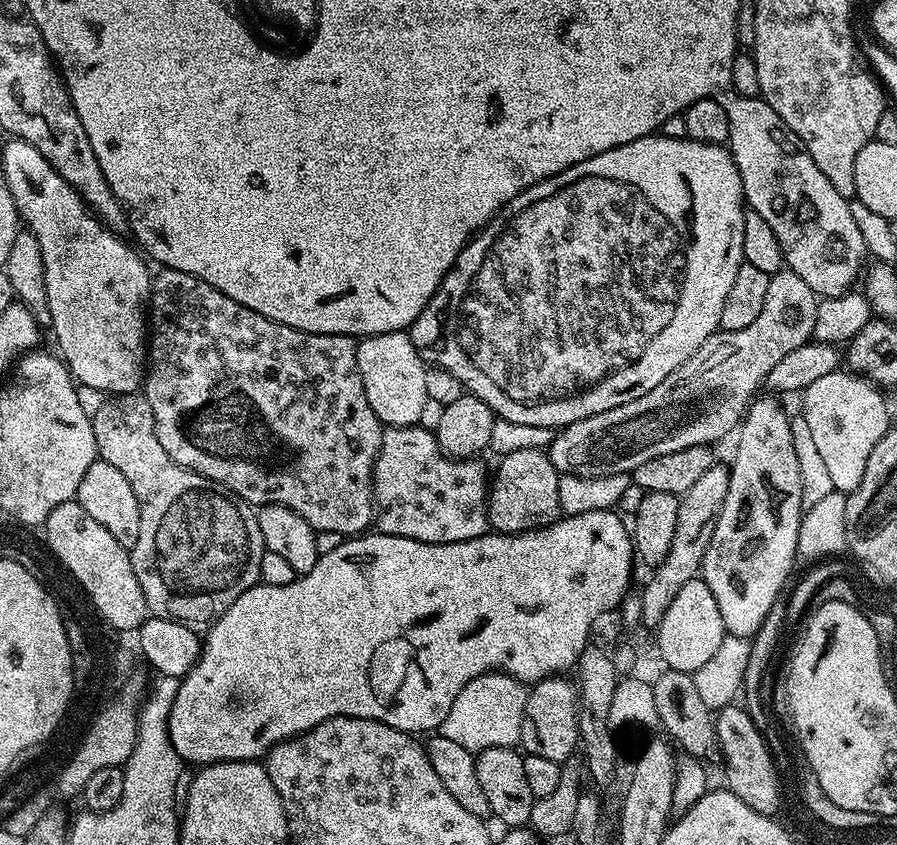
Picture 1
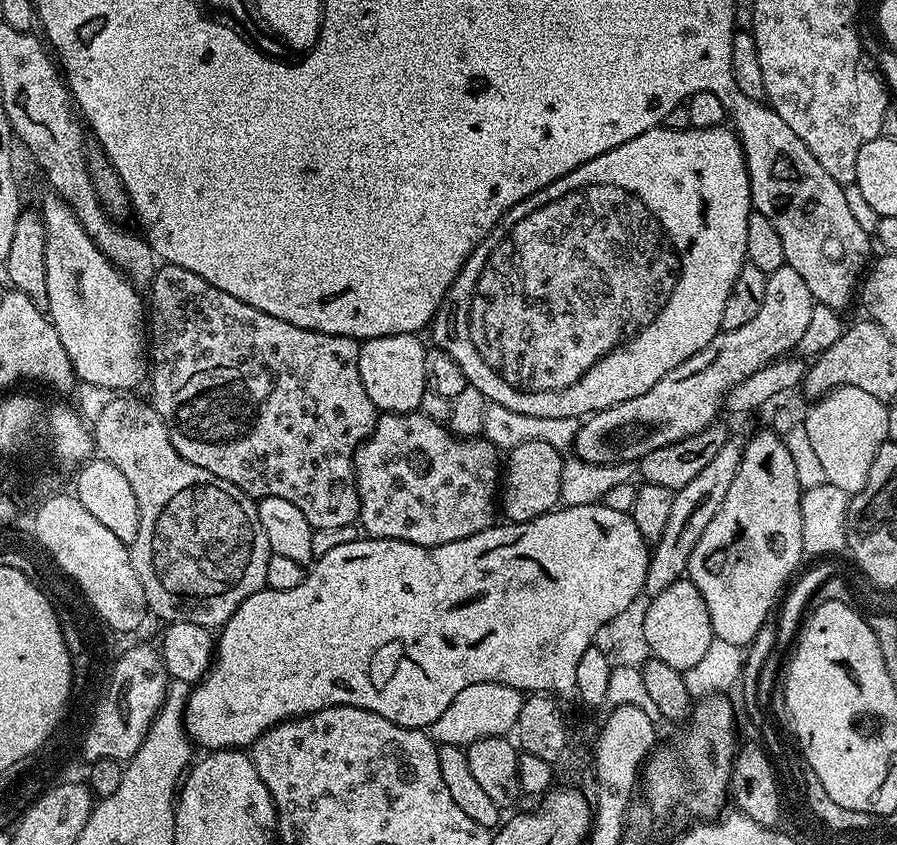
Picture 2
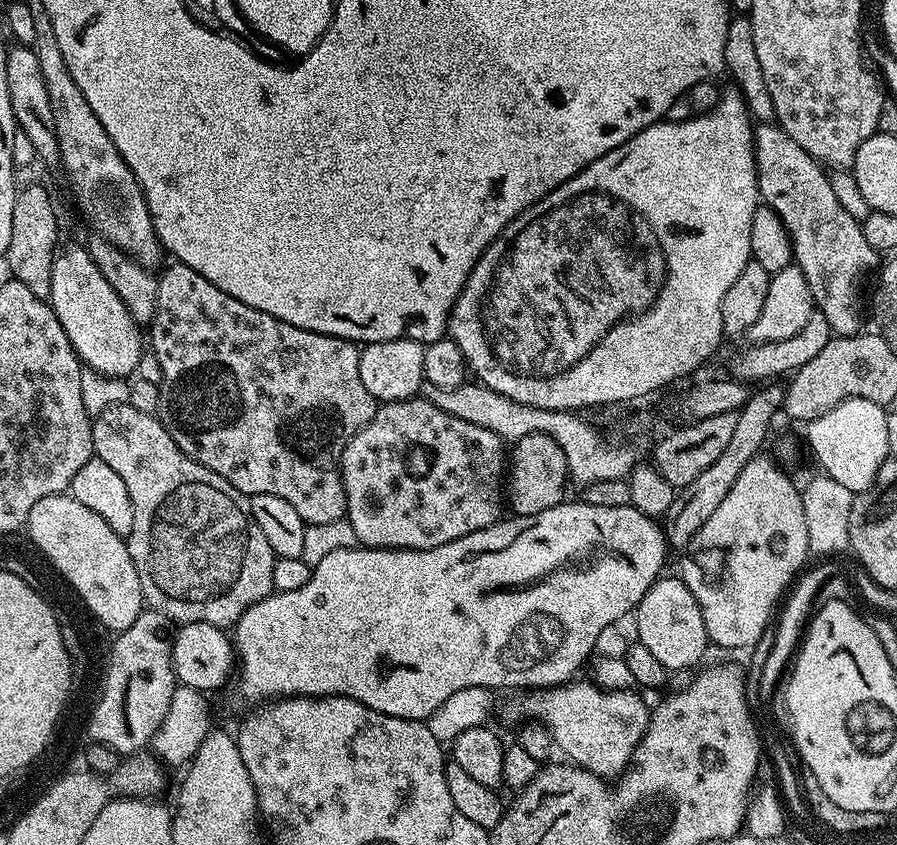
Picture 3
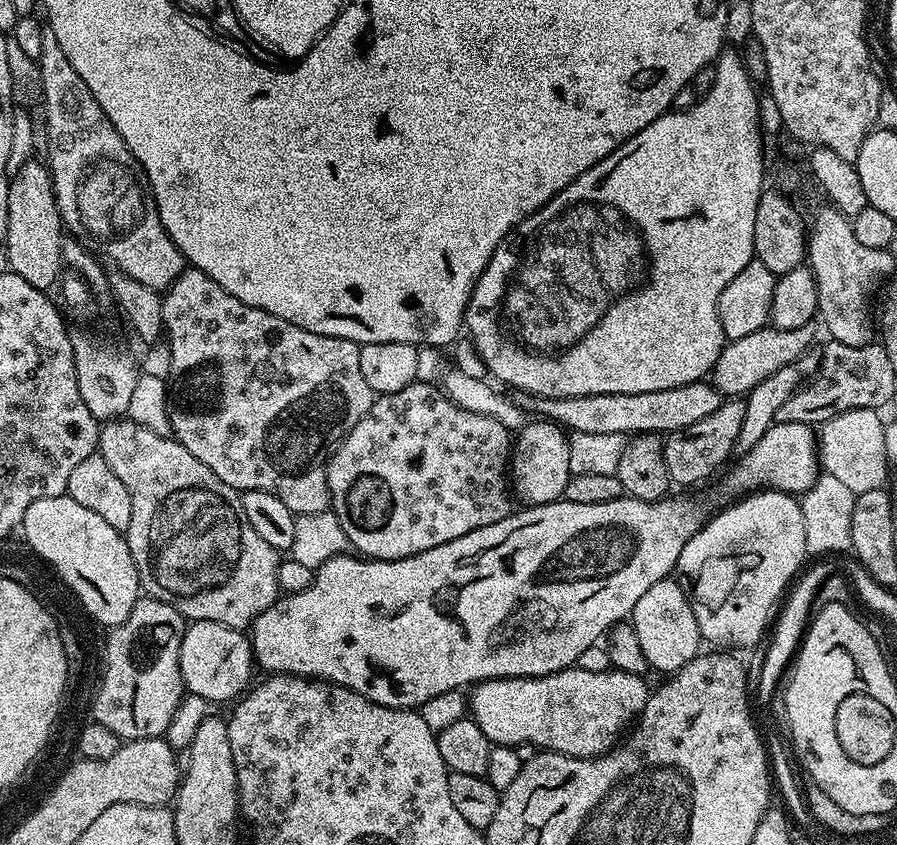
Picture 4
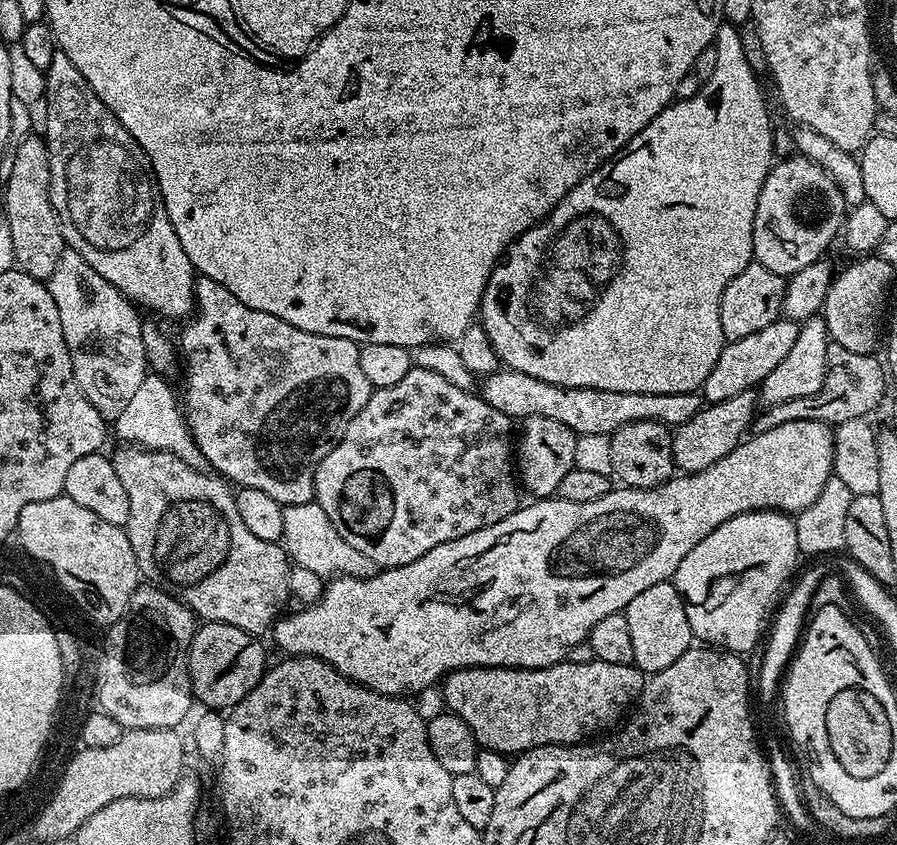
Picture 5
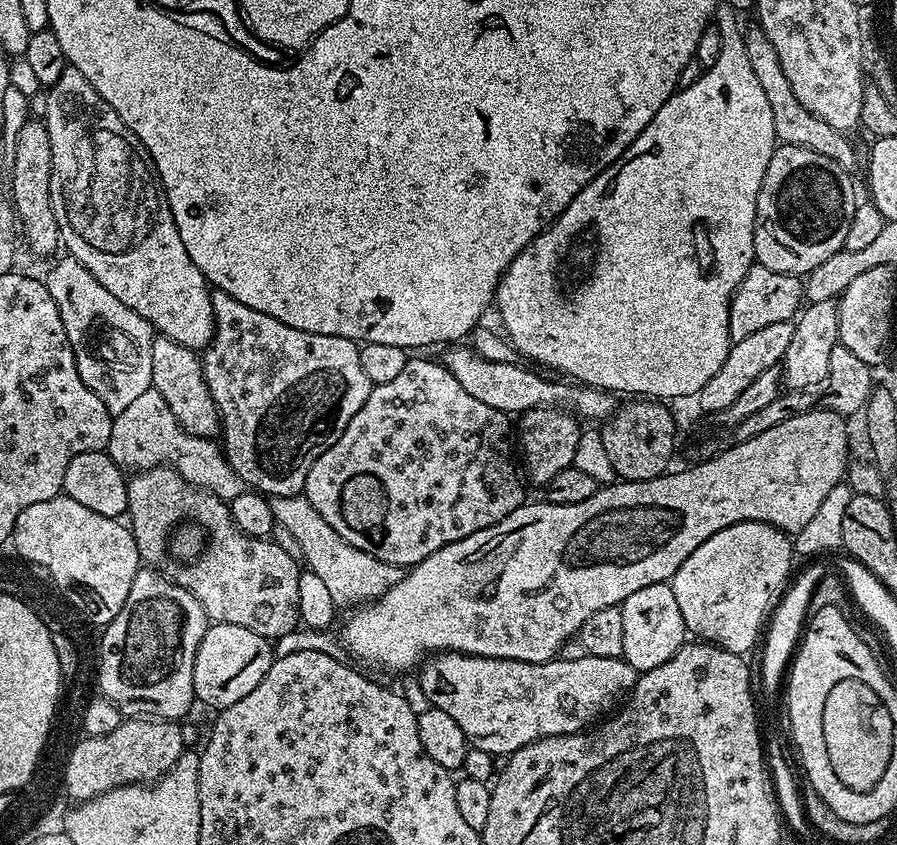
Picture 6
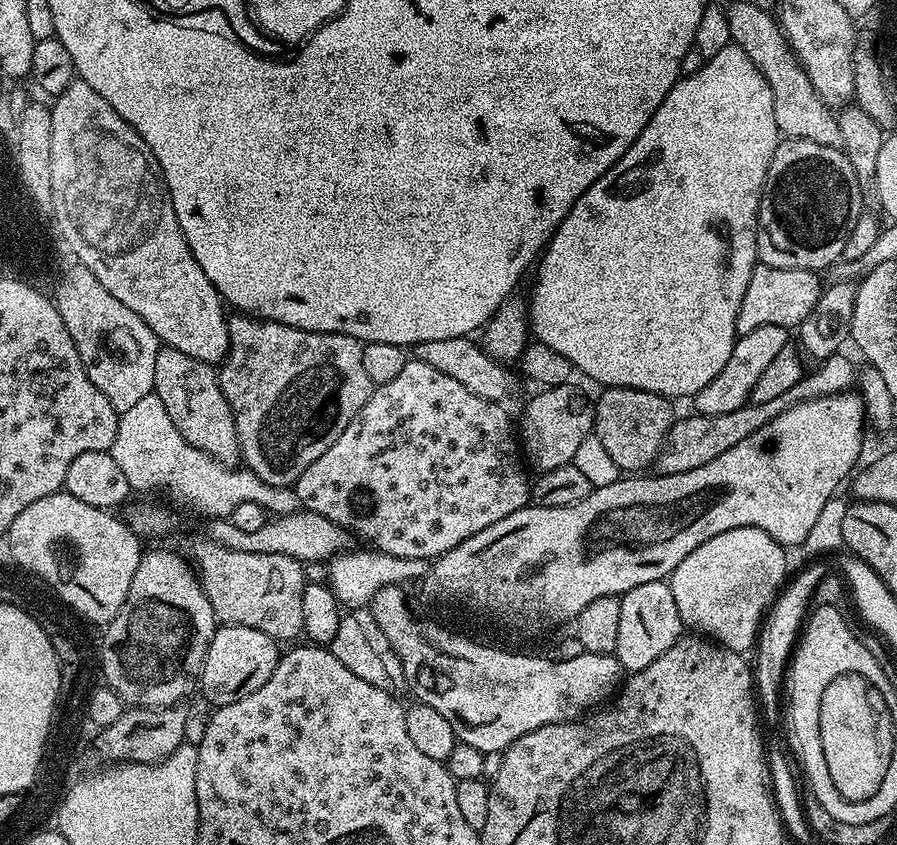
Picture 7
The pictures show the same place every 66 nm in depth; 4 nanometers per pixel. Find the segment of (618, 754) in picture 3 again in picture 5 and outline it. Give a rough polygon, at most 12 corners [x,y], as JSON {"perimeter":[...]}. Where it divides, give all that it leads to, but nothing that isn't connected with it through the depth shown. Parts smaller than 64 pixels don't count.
{"perimeter":[[595,659],[459,668],[447,711],[480,748],[578,744],[635,705],[645,673]]}

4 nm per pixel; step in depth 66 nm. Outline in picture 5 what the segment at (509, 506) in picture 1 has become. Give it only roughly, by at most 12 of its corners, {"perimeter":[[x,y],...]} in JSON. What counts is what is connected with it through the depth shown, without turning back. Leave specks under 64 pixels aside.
{"perimeter":[[554,418],[522,421],[514,468],[529,497],[552,498],[576,467],[576,438]]}

